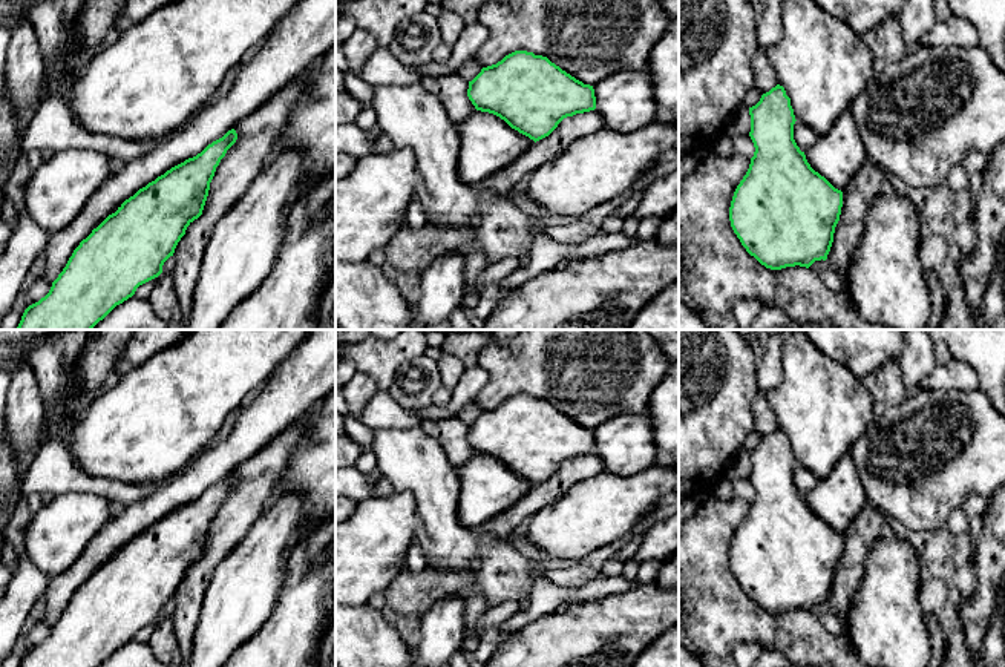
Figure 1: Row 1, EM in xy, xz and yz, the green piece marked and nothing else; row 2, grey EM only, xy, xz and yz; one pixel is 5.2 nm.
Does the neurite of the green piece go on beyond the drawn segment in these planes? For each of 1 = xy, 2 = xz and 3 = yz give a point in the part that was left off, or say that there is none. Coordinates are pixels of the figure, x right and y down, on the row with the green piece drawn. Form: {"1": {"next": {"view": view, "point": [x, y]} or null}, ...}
{"1": {"next": null}, "2": {"next": null}, "3": {"next": null}}

